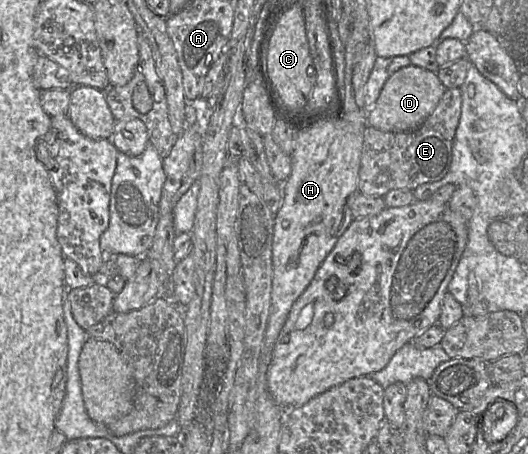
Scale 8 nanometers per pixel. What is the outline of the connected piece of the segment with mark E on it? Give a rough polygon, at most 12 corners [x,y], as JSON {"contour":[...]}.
{"contour":[[461,89],[416,130],[367,126],[360,194],[441,180],[451,165]]}

